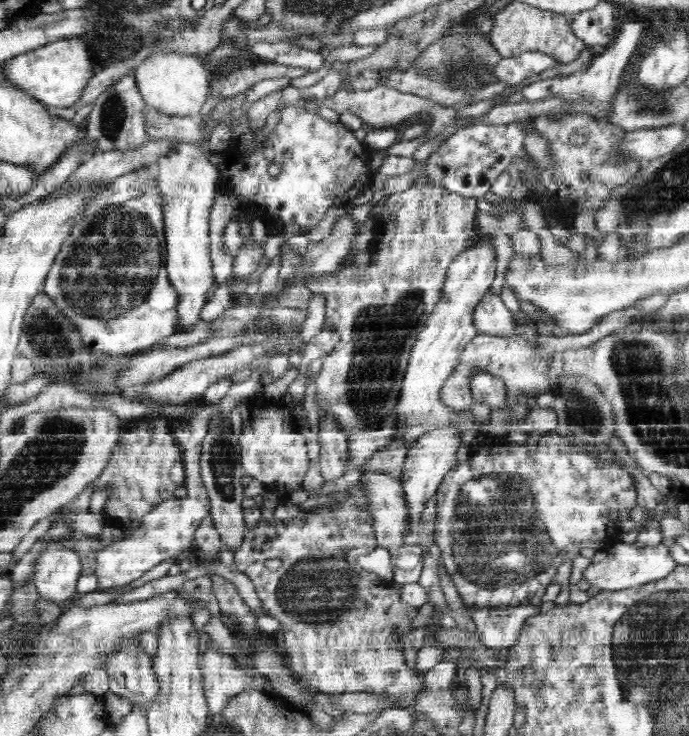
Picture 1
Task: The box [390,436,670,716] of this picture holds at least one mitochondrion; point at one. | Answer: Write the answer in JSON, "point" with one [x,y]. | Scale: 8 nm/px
{"point":[502,525]}

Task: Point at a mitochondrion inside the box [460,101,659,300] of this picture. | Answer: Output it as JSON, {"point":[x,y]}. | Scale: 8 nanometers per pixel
{"point":[589,175]}

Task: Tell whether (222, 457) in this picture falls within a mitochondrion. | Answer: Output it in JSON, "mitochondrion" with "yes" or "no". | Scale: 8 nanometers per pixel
{"mitochondrion":"yes"}

